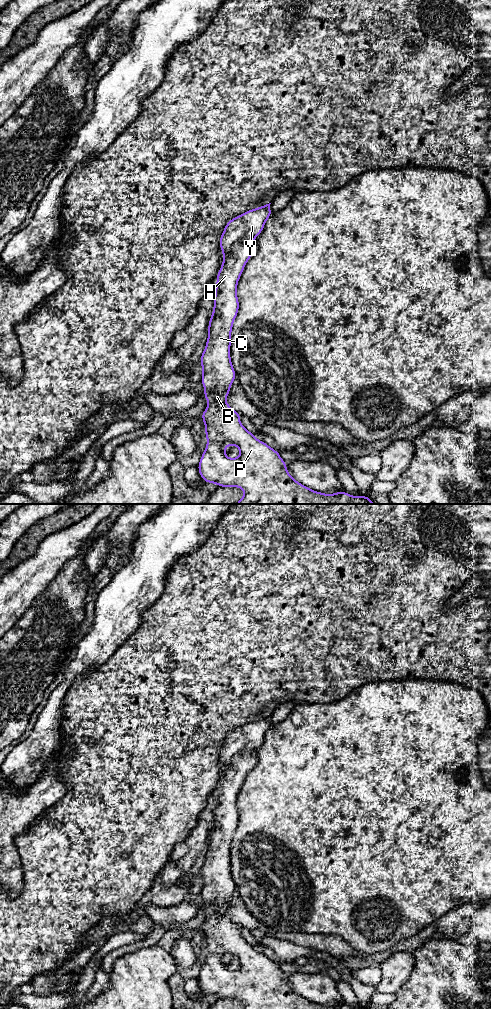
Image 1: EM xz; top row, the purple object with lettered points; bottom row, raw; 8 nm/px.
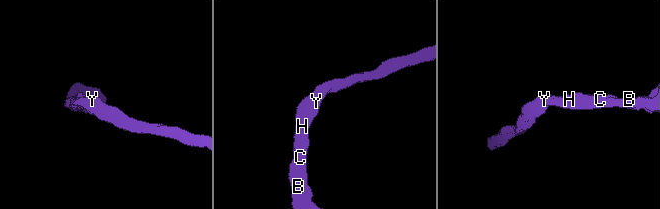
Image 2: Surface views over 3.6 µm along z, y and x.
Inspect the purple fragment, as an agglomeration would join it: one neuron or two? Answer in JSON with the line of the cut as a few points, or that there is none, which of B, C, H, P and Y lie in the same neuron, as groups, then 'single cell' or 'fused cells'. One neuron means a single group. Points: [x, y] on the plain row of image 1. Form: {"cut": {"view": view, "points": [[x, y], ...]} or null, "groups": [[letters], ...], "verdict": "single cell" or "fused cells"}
{"cut": null, "groups": [["B", "C", "H", "P", "Y"]], "verdict": "single cell"}

